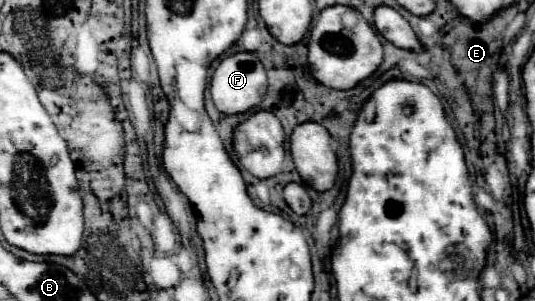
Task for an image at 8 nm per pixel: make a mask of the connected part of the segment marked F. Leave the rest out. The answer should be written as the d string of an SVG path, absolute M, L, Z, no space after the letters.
M236 53L236 55L224 57L210 79L212 101L214 101L216 109L226 115L246 113L248 109L260 105L260 101L266 93L266 87L268 87L266 71L254 53Z

